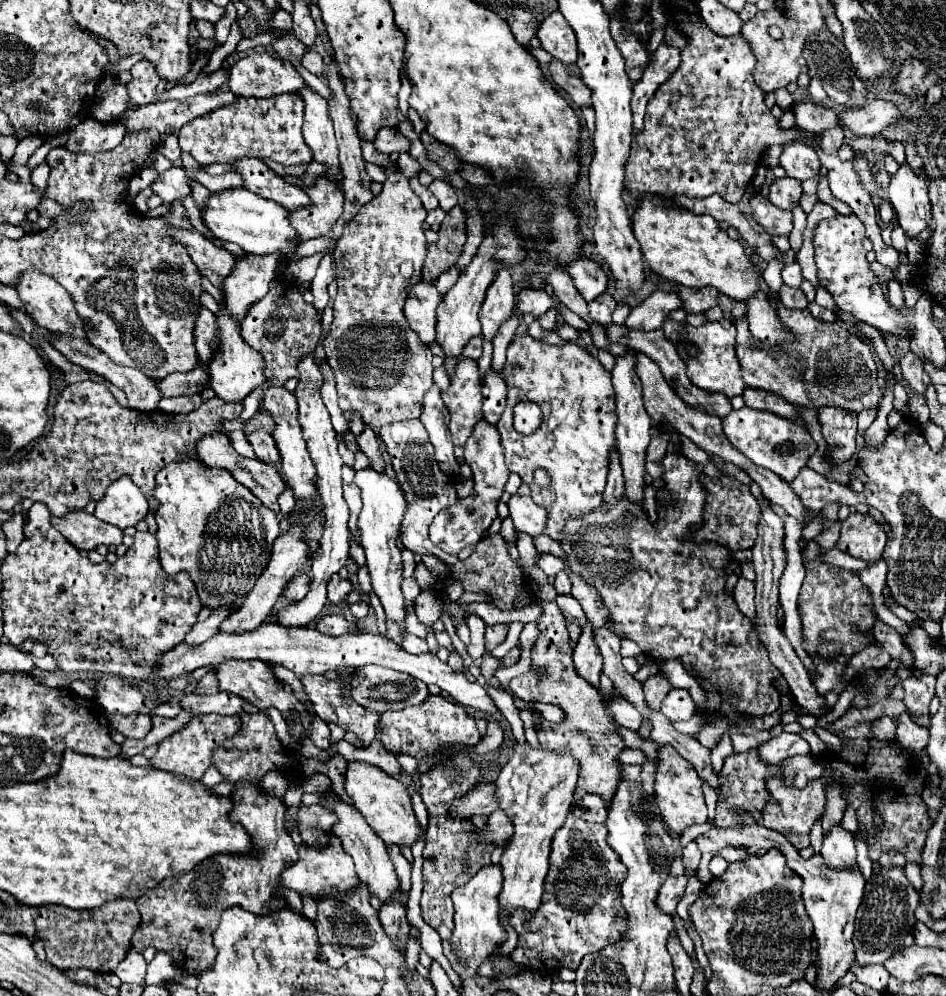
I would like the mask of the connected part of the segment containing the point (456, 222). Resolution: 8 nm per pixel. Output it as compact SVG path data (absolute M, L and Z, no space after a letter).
M456 206L446 214L444 222L440 224L438 240L428 246L422 278L434 284L442 272L450 270L456 264L464 244L466 244L466 212L460 206Z

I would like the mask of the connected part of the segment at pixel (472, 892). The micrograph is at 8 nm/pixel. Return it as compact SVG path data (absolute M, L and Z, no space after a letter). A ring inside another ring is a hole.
M500 864L482 866L462 888L456 888L450 898L454 904L454 932L448 940L442 940L444 956L450 960L454 972L460 978L468 978L476 974L480 962L488 958L494 946L506 940L506 932L500 926L500 908L498 908L498 894L502 890L502 870Z

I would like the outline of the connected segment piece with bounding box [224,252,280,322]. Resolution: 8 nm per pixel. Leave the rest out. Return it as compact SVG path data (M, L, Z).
M244 254L236 256L236 264L230 272L230 276L224 280L224 292L228 294L228 310L232 310L232 316L236 322L242 320L244 310L256 300L260 300L268 292L270 280L276 276L280 254Z

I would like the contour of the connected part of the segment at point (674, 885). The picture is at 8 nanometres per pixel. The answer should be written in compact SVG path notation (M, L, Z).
M678 876L678 878L668 878L661 886L658 896L656 896L656 906L666 912L666 914L674 914L676 912L676 904L680 902L684 888L686 888L686 876Z

